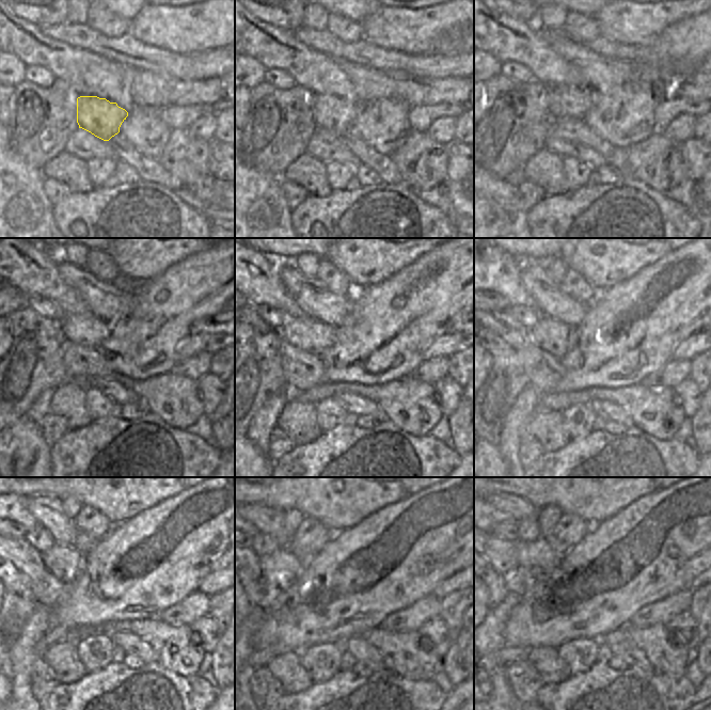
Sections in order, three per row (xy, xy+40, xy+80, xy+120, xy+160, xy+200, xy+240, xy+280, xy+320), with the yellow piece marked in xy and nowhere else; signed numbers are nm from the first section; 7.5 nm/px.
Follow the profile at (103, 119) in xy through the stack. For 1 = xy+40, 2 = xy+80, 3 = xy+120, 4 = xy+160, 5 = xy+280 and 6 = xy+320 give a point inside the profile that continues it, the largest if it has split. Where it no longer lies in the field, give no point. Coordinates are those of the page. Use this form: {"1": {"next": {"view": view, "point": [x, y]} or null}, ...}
{"1": {"next": {"view": "xy+40", "point": [335, 114]}}, "2": {"next": {"view": "xy+80", "point": [564, 100]}}, "3": {"next": {"view": "xy+120", "point": [85, 329]}}, "4": {"next": {"view": "xy+160", "point": [303, 332]}}, "5": {"next": {"view": "xy+280", "point": [299, 557]}}, "6": {"next": {"view": "xy+320", "point": [538, 557]}}}

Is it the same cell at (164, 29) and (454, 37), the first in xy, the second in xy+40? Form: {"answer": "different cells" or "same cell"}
{"answer": "different cells"}

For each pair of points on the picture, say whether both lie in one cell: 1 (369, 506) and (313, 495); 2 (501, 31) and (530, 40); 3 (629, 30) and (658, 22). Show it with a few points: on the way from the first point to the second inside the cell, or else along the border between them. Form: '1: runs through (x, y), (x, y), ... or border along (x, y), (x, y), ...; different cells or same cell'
1: runs through (356, 499), (327, 498); same cell
2: runs through (508, 38), (522, 40); same cell
3: runs through (636, 24), (650, 22); same cell

